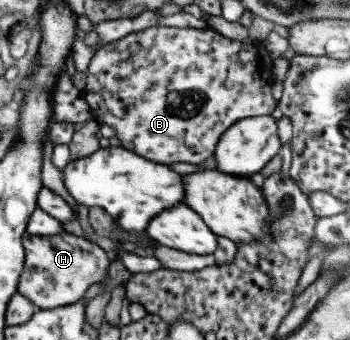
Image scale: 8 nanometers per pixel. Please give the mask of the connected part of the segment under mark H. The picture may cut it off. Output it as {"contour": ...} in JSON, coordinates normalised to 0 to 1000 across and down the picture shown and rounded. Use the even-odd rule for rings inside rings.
{"contour":[[[74,682],[63,700],[71,785],[49,859],[111,909],[160,909],[209,897],[240,876],[263,835],[309,815],[317,753],[280,718],[211,688],[106,694]]]}

